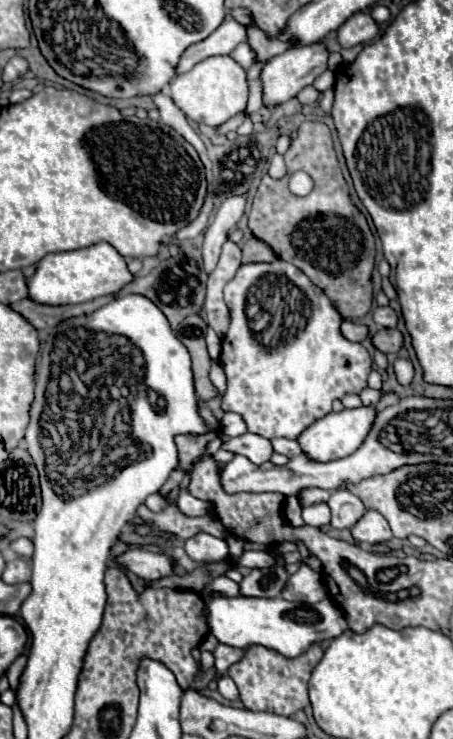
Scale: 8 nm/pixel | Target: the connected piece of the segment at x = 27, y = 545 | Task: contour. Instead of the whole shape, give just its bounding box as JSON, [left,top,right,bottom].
[10,537,34,557]

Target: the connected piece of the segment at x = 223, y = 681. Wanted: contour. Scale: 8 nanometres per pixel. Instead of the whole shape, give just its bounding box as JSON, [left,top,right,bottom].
[218,675,238,701]

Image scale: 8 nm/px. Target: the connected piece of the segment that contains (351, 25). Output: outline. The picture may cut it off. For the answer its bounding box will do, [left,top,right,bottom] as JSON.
[338,13,378,47]

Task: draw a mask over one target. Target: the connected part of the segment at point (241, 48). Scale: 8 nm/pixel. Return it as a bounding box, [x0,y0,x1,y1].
[230,43,254,69]

